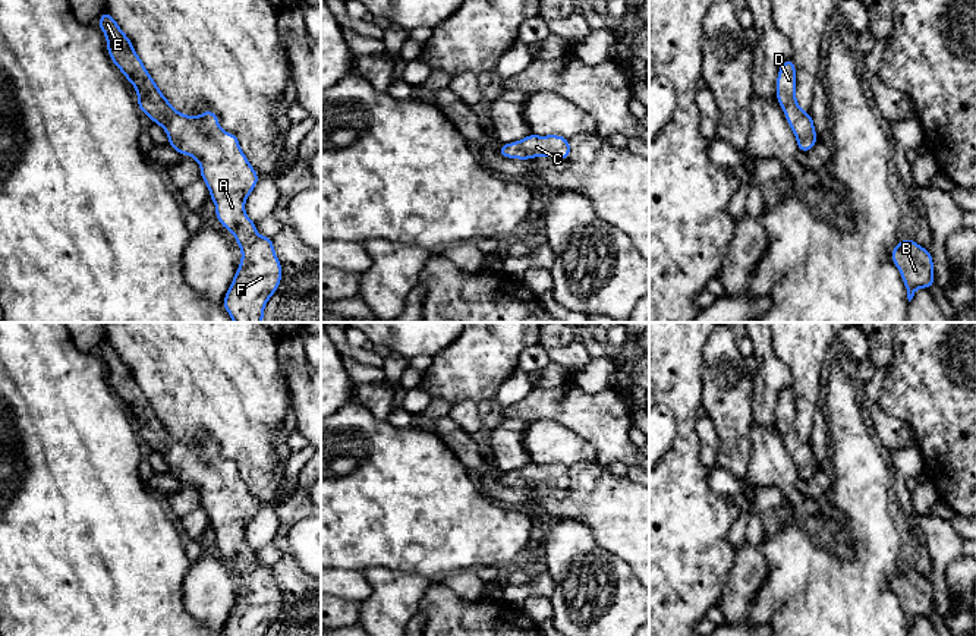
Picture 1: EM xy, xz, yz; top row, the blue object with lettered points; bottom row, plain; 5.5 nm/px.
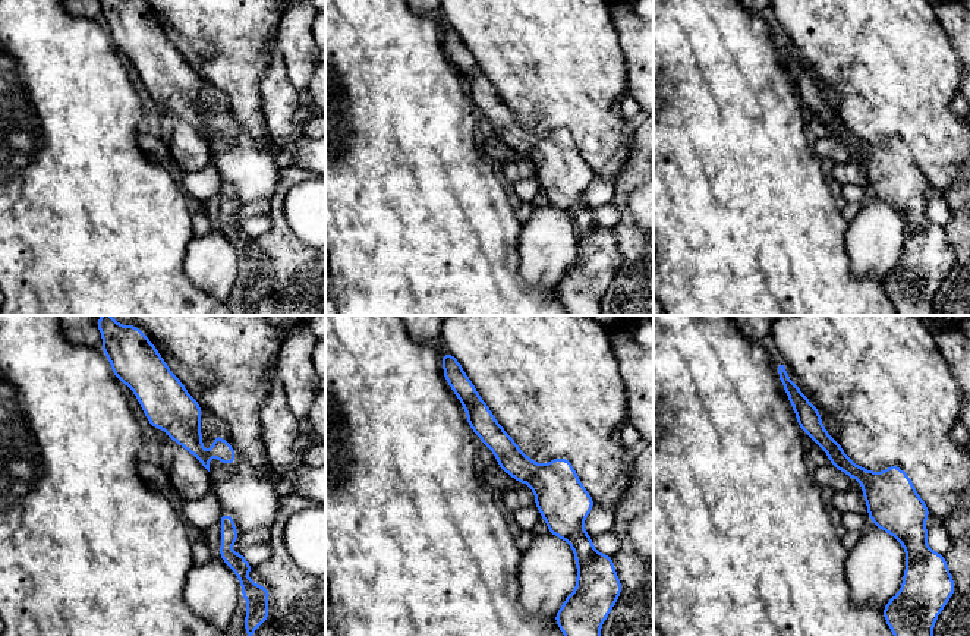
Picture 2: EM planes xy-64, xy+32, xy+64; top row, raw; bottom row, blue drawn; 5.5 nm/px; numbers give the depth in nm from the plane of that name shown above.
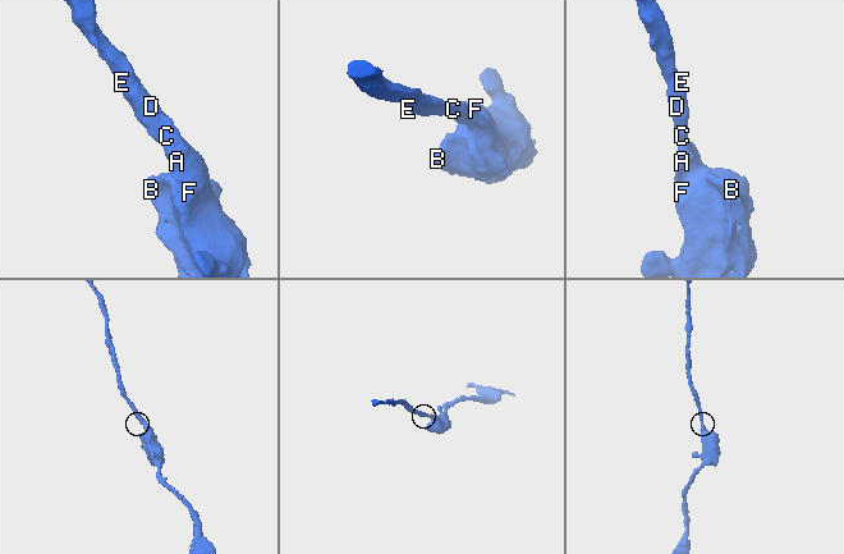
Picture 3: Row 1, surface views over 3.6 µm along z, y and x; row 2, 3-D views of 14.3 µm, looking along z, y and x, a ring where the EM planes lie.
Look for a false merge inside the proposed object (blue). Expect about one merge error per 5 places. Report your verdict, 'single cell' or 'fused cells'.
single cell

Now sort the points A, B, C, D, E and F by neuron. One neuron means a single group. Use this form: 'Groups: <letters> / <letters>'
Groups: A B C D E F

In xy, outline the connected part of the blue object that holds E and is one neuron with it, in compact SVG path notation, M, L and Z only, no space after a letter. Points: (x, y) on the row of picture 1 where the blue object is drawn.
M106 10L97 23L106 35L111 62L136 89L139 110L169 135L169 147L199 163L201 179L215 204L220 224L233 233L242 259L223 306L233 322L262 322L268 299L283 277L273 237L259 236L256 223L245 211L246 198L259 174L243 154L234 133L220 127L218 116L207 110L199 116L179 113L163 95L132 41Z

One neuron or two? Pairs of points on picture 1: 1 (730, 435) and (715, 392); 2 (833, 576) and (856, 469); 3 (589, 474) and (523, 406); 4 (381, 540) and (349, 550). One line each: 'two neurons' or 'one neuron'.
1: one neuron
2: one neuron
3: two neurons
4: one neuron

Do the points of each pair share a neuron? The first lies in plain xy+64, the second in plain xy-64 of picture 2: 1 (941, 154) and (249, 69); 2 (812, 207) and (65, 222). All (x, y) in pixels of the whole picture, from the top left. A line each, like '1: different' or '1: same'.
1: same
2: same

